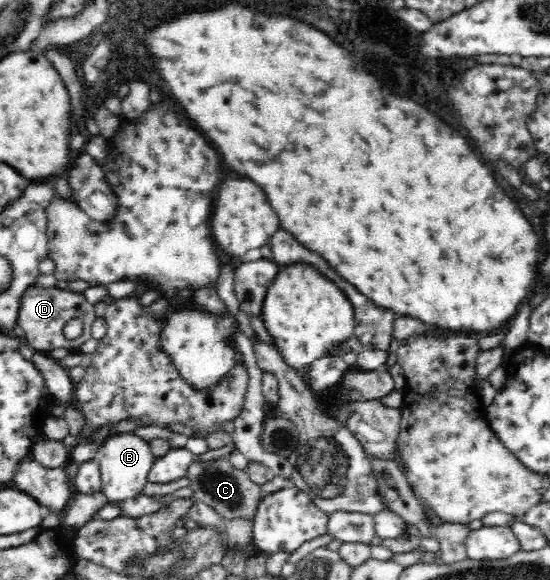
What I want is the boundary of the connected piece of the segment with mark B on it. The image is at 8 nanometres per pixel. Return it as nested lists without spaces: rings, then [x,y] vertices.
[[[121,433],[109,437],[100,447],[94,460],[99,465],[101,492],[109,503],[125,502],[137,498],[148,481],[148,472],[156,458],[147,442],[134,433]]]

